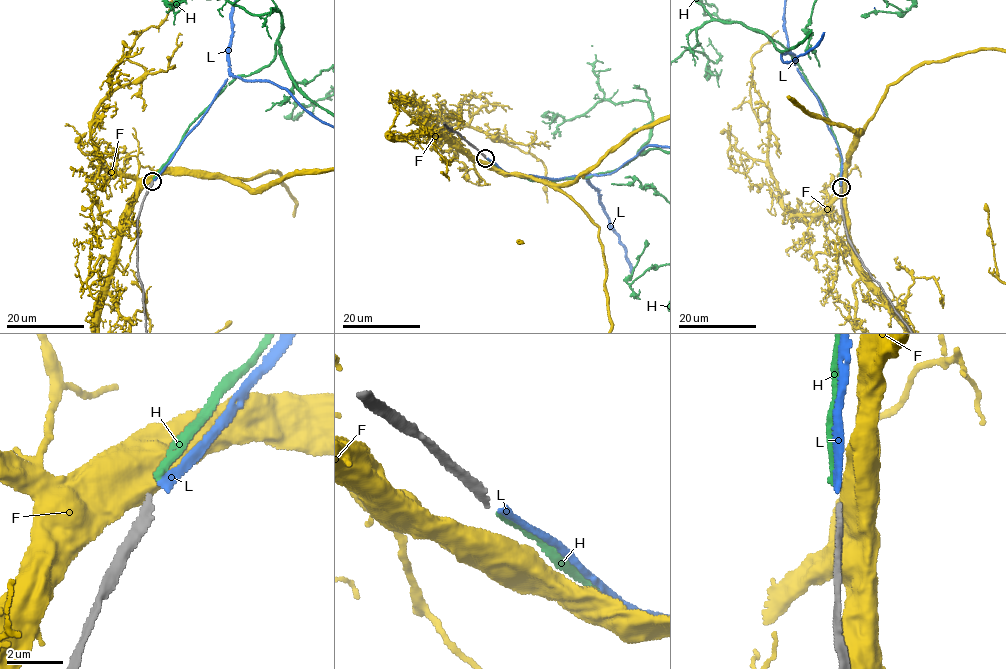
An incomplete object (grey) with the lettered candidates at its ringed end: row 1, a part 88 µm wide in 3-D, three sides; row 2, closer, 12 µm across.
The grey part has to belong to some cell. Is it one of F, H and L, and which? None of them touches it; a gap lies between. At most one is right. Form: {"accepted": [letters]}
{"accepted": ["L"]}

